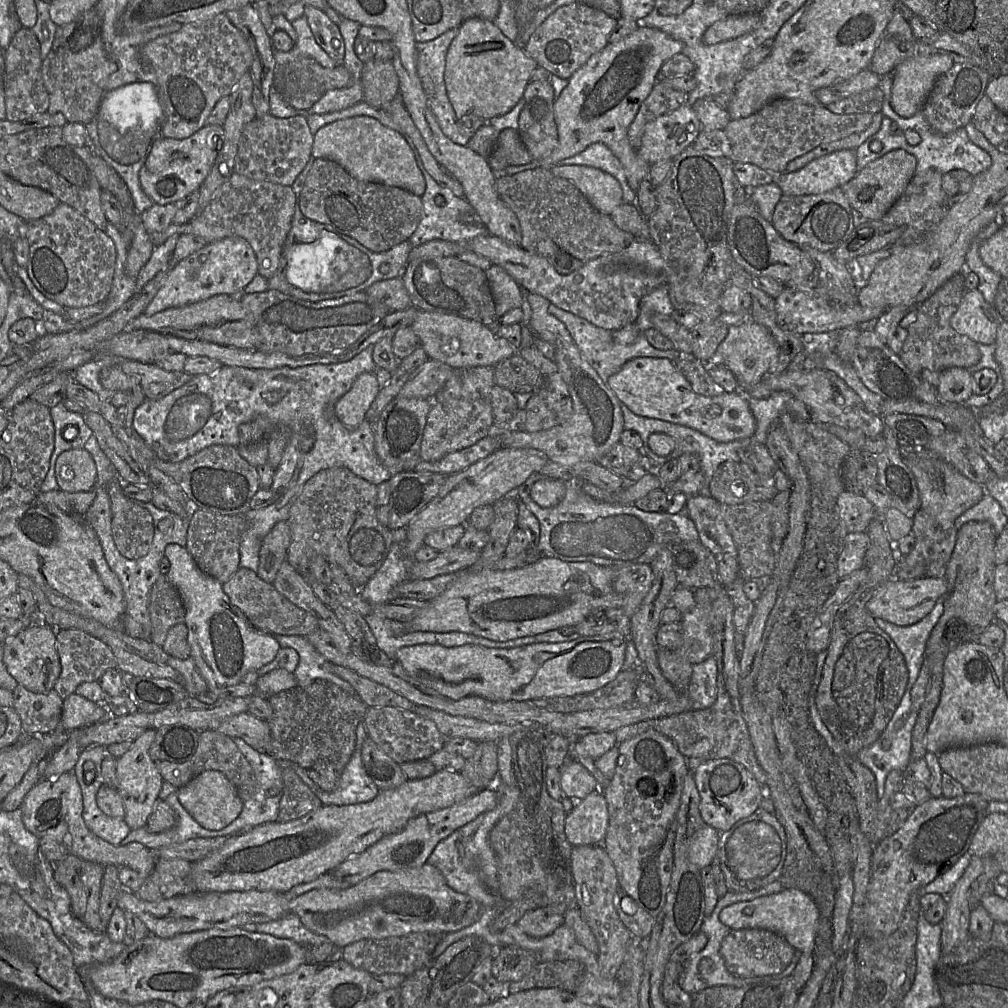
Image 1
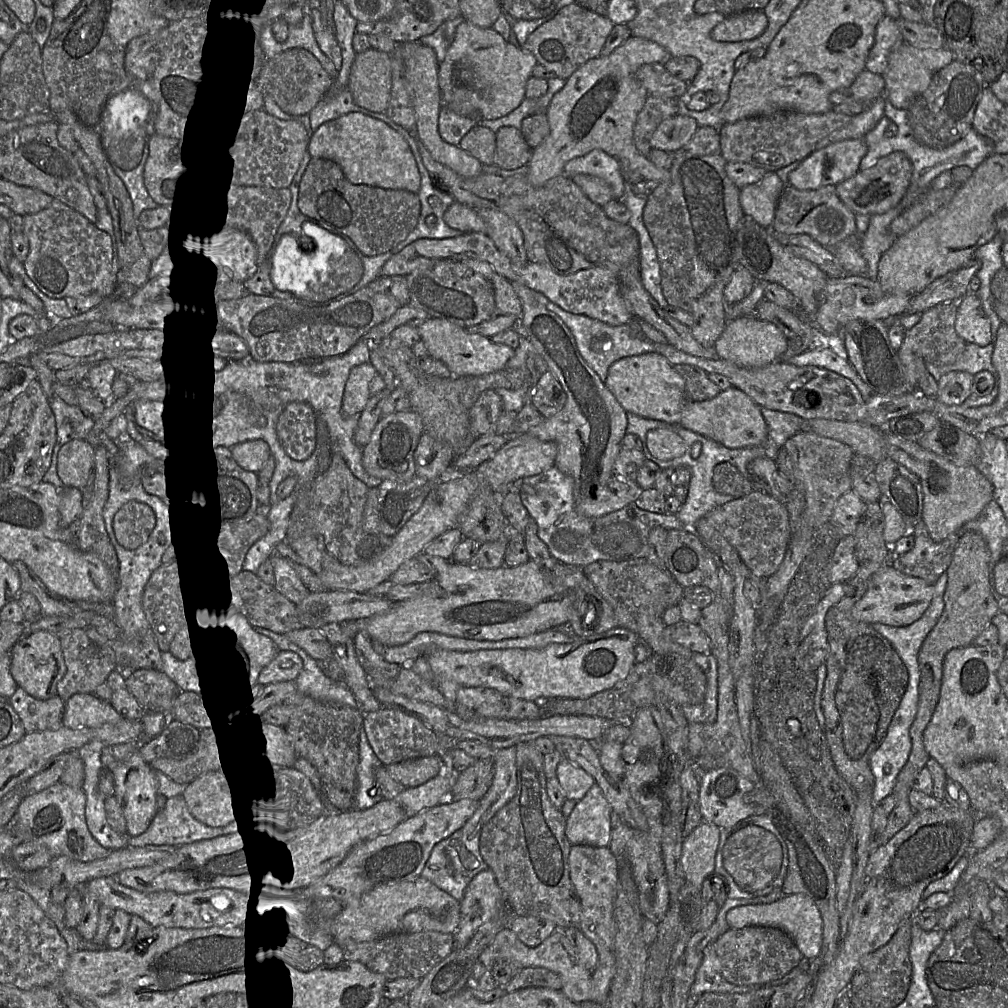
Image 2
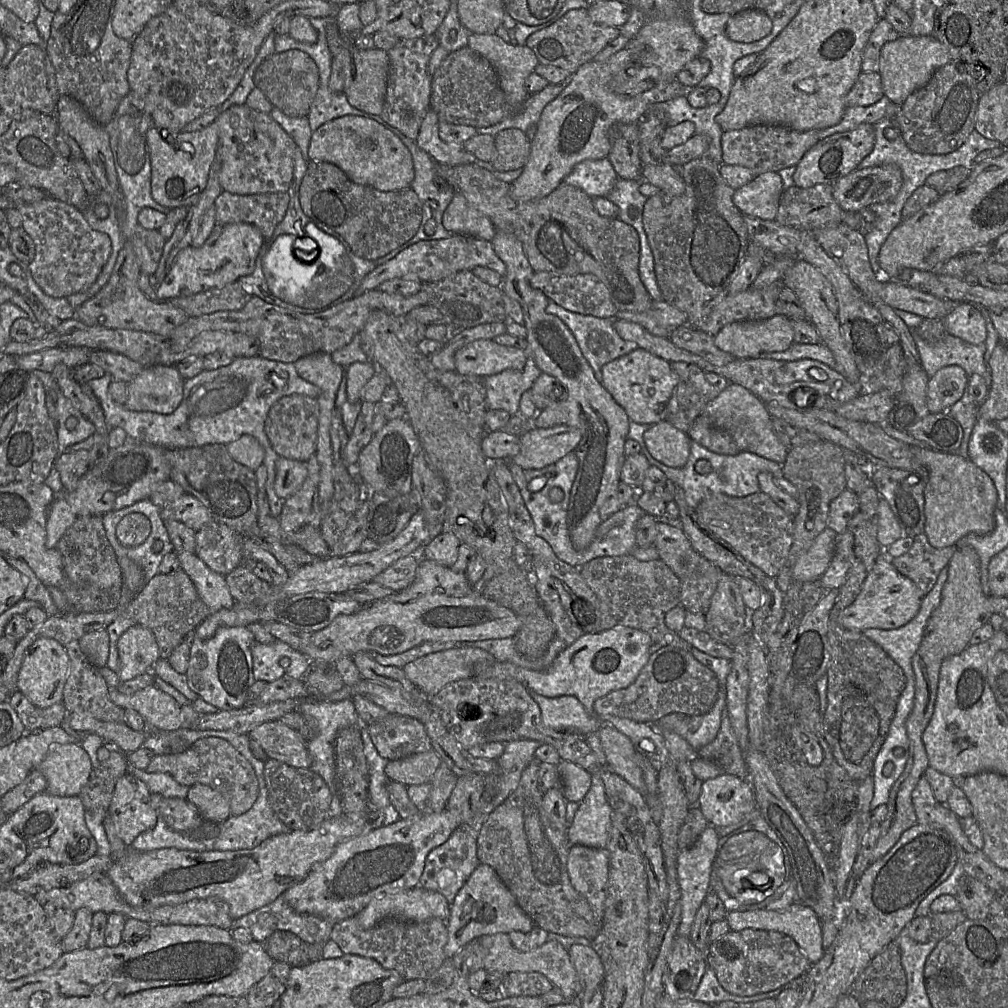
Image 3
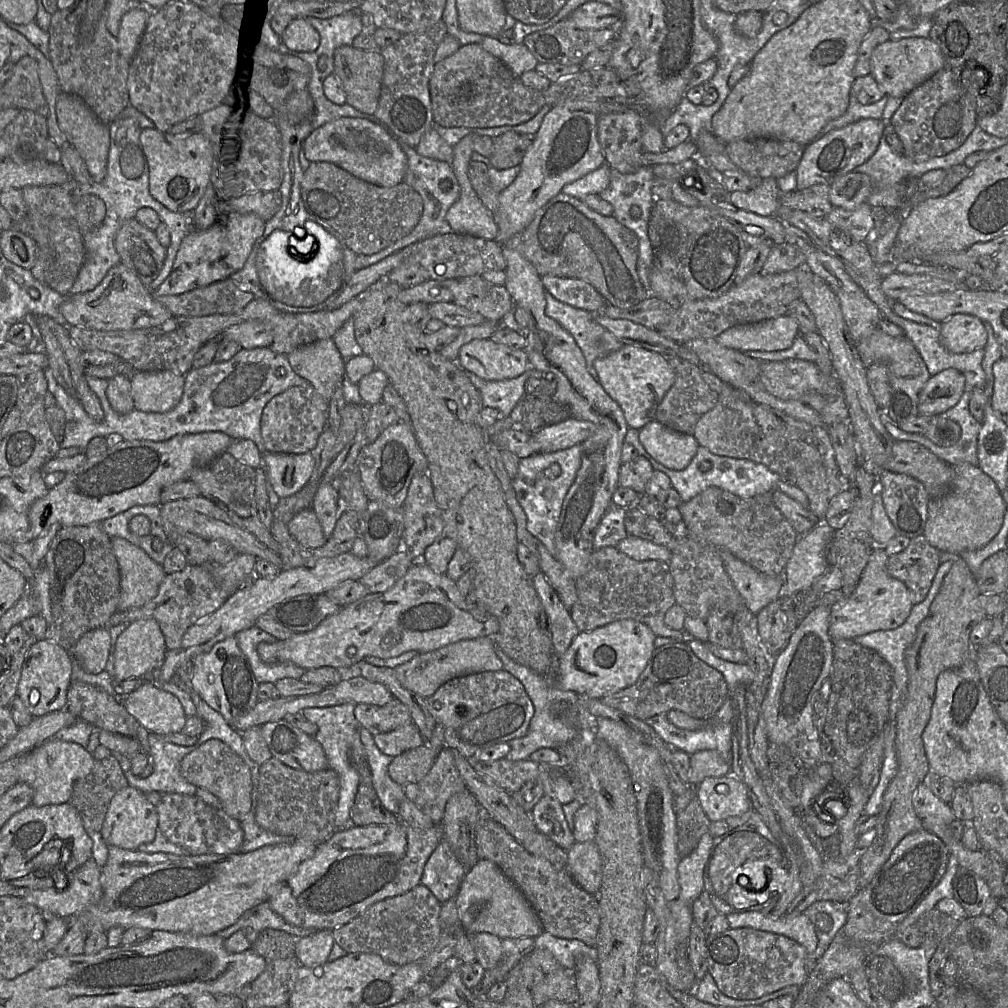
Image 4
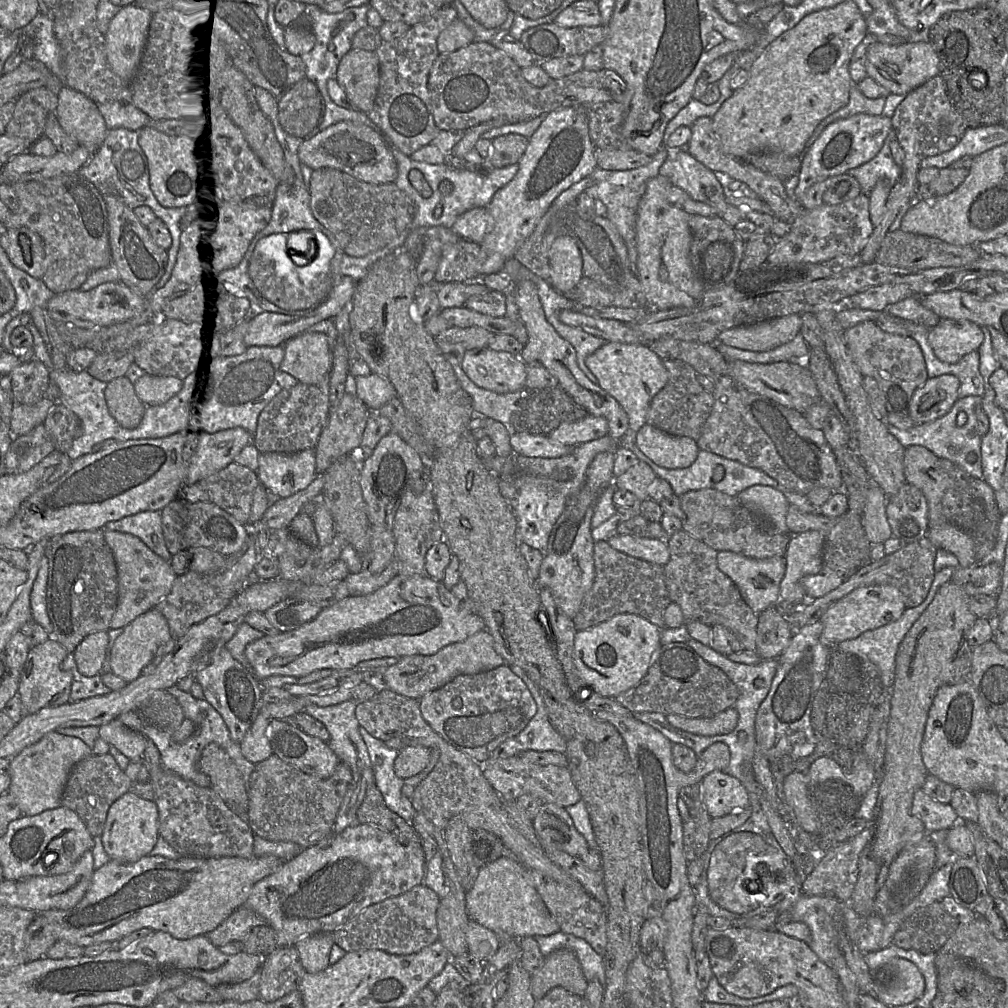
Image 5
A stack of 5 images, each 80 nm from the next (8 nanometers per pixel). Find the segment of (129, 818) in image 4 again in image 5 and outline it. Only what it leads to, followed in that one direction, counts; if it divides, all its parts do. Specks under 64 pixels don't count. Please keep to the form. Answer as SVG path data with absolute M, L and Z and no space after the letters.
M128 791L110 806L101 835L104 849L110 859L121 863L136 862L149 855L158 837L158 808L154 800L143 799Z

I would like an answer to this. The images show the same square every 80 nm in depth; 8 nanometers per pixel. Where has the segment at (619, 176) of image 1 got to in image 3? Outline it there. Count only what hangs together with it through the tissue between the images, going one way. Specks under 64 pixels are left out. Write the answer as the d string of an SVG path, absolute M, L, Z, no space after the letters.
M605 157L578 163L563 181L581 189L594 199L606 197L618 178L610 160Z

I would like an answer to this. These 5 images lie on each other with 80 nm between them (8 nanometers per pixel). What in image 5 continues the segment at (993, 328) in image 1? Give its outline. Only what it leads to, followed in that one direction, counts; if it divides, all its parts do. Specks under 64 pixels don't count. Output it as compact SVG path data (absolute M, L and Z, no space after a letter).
M941 319L933 328L930 328L928 341L936 357L945 363L954 364L965 355L977 351L984 340L981 326L964 319Z

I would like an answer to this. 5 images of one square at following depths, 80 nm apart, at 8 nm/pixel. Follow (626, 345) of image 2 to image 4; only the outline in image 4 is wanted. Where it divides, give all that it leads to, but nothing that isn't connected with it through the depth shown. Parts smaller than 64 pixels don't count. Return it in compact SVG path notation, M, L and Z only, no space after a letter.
M545 291L545 314L557 321L574 338L586 360L586 368L599 383L594 361L624 346L611 332L596 322L596 315L555 299Z

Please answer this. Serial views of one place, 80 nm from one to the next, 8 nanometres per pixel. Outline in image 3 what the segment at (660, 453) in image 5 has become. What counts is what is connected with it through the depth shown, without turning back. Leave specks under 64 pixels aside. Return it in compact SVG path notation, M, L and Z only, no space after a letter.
M666 421L650 425L644 442L654 459L671 468L683 467L690 455L691 439Z

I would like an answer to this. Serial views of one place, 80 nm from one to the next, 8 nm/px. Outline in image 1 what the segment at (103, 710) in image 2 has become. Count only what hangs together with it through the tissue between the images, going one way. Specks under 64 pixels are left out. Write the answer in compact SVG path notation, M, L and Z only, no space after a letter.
M73 693L63 700L61 726L74 731L98 723L108 716L109 712L104 704Z

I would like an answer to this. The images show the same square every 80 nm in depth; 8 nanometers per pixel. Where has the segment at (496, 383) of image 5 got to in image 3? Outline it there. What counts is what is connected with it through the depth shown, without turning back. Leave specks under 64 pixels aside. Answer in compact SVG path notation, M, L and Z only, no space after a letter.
M478 339L456 352L455 371L486 377L508 369L522 370L526 360L524 350L498 344L493 339Z

